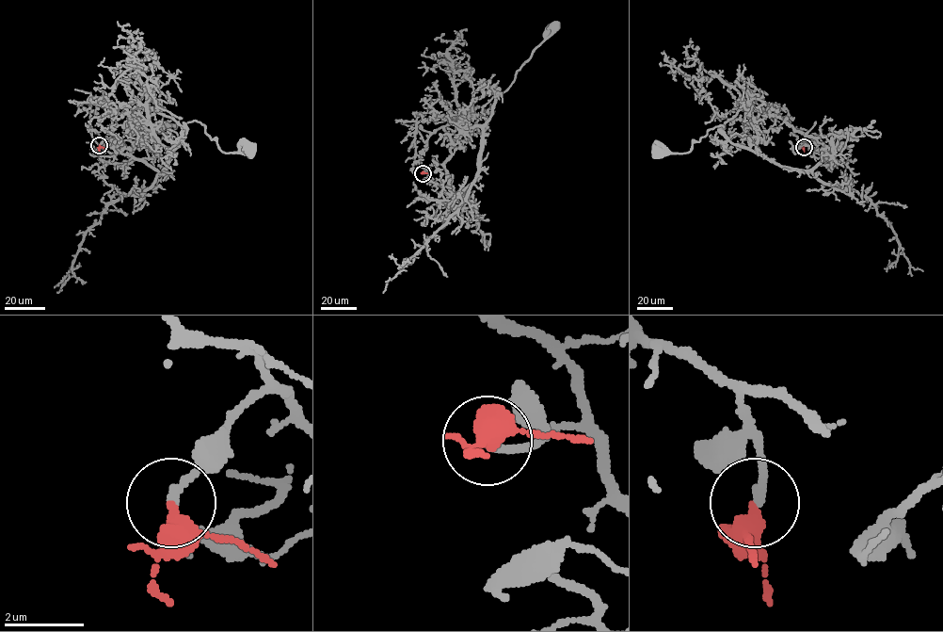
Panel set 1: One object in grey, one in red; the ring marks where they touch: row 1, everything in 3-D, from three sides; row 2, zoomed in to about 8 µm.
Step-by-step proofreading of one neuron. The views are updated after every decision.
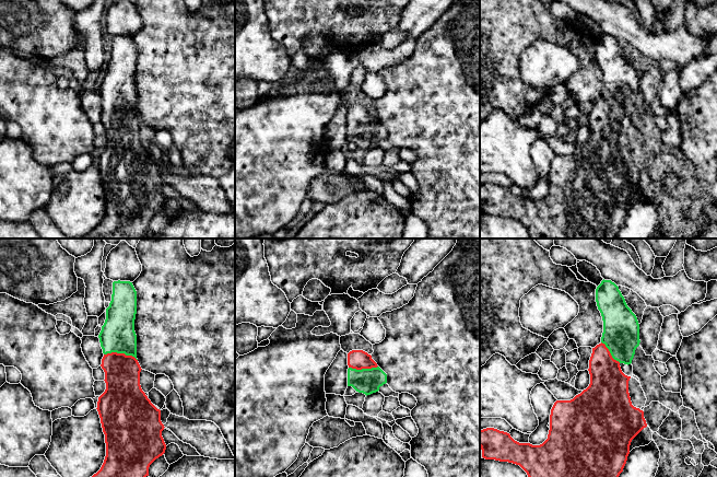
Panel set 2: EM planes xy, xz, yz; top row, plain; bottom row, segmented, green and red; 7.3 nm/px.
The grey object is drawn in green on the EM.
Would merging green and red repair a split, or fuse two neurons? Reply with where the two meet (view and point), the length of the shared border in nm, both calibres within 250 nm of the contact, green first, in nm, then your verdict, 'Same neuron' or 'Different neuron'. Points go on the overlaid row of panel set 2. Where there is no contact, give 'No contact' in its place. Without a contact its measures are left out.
Touches green at xy (120, 352). Shared border 260 nm. Thickness 260 nm (green) against 260 nm. Same neuron

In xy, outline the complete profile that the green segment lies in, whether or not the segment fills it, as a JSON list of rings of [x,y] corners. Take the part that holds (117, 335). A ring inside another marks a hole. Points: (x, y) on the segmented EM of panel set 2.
[[[114,281],[109,306],[106,309],[106,319],[98,335],[104,357],[102,369],[105,372],[106,389],[98,397],[97,411],[105,434],[106,456],[101,469],[92,477],[146,477],[150,465],[165,453],[166,444],[162,437],[164,424],[161,421],[161,410],[157,409],[140,385],[141,367],[137,360],[137,335],[134,319],[137,314],[137,291],[130,281]]]

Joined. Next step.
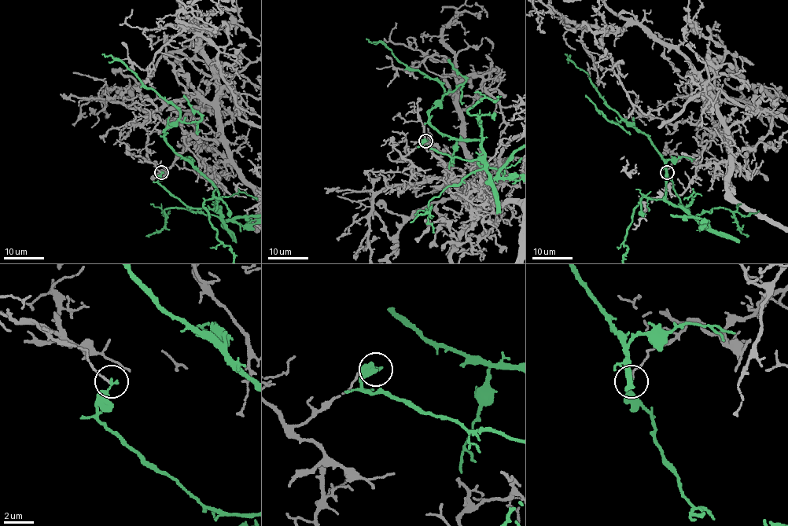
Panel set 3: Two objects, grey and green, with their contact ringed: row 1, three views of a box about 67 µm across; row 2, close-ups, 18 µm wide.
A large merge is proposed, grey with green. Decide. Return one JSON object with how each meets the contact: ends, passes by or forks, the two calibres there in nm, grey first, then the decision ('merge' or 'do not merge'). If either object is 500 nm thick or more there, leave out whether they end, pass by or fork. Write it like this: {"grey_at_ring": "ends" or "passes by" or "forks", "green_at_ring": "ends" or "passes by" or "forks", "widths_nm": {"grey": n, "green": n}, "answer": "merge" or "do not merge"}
{"grey_at_ring": "ends", "green_at_ring": "ends", "widths_nm": {"grey": 110, "green": 240}, "answer": "do not merge"}

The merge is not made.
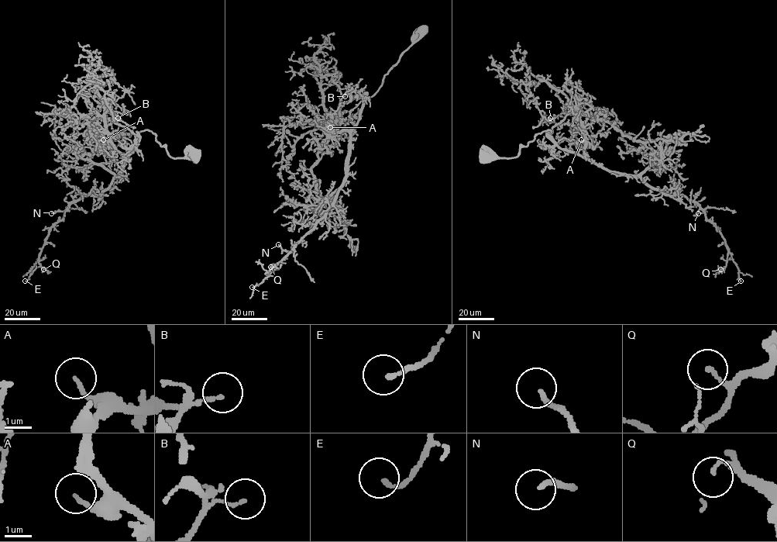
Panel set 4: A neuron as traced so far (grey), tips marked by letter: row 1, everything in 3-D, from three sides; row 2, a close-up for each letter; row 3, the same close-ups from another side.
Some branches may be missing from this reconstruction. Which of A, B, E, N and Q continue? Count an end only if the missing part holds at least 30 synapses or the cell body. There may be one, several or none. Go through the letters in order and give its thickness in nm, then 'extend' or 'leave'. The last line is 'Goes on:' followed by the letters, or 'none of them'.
A: calibre 140 nm; leave
B: calibre 100 nm; leave
E: calibre 150 nm; leave
N: calibre 180 nm; extend
Q: calibre 100 nm; leave
Goes on: N

